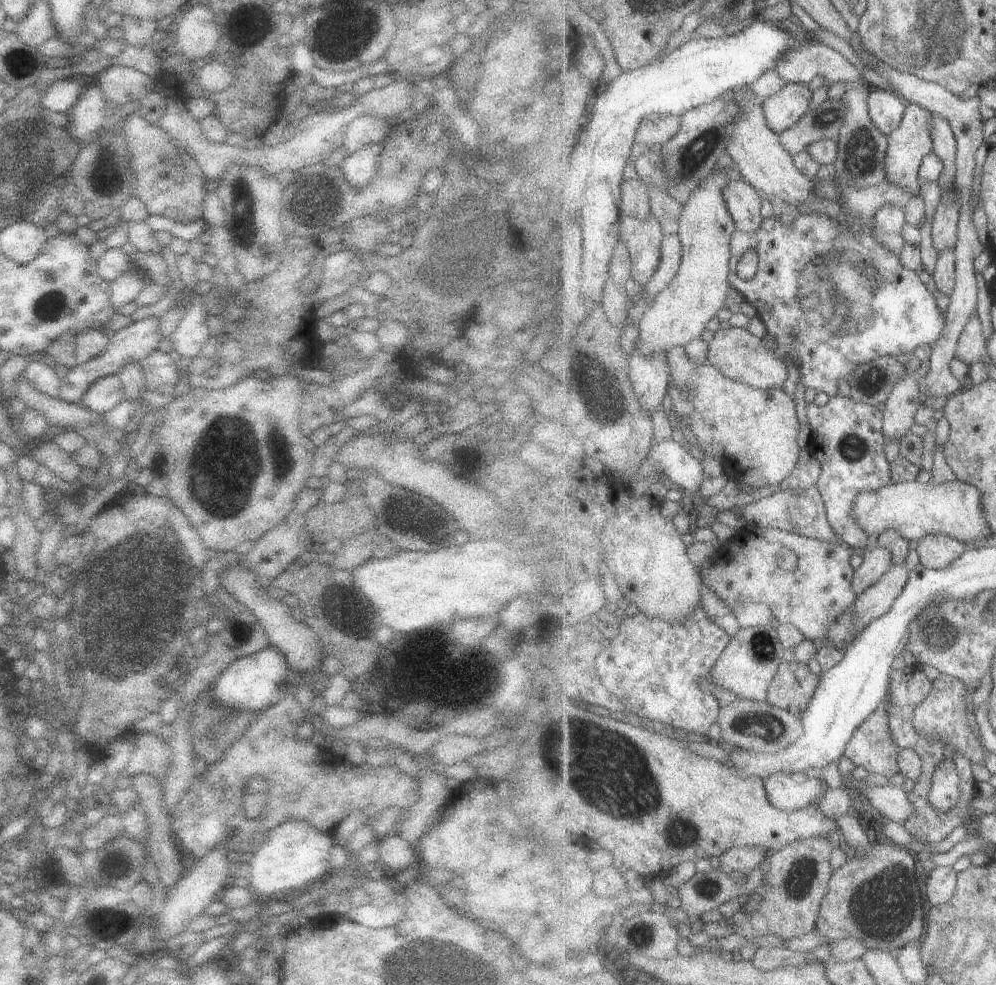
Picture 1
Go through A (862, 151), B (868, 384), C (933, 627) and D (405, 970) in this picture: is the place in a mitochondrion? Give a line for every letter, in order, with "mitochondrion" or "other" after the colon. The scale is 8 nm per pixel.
A: mitochondrion
B: mitochondrion
C: mitochondrion
D: mitochondrion

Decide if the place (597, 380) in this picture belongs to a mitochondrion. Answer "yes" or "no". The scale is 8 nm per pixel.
yes

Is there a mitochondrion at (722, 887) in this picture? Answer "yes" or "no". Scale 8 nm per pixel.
no

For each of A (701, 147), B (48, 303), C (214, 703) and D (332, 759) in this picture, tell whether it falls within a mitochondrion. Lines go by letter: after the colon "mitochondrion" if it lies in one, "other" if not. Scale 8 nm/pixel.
A: mitochondrion
B: mitochondrion
C: other
D: other

